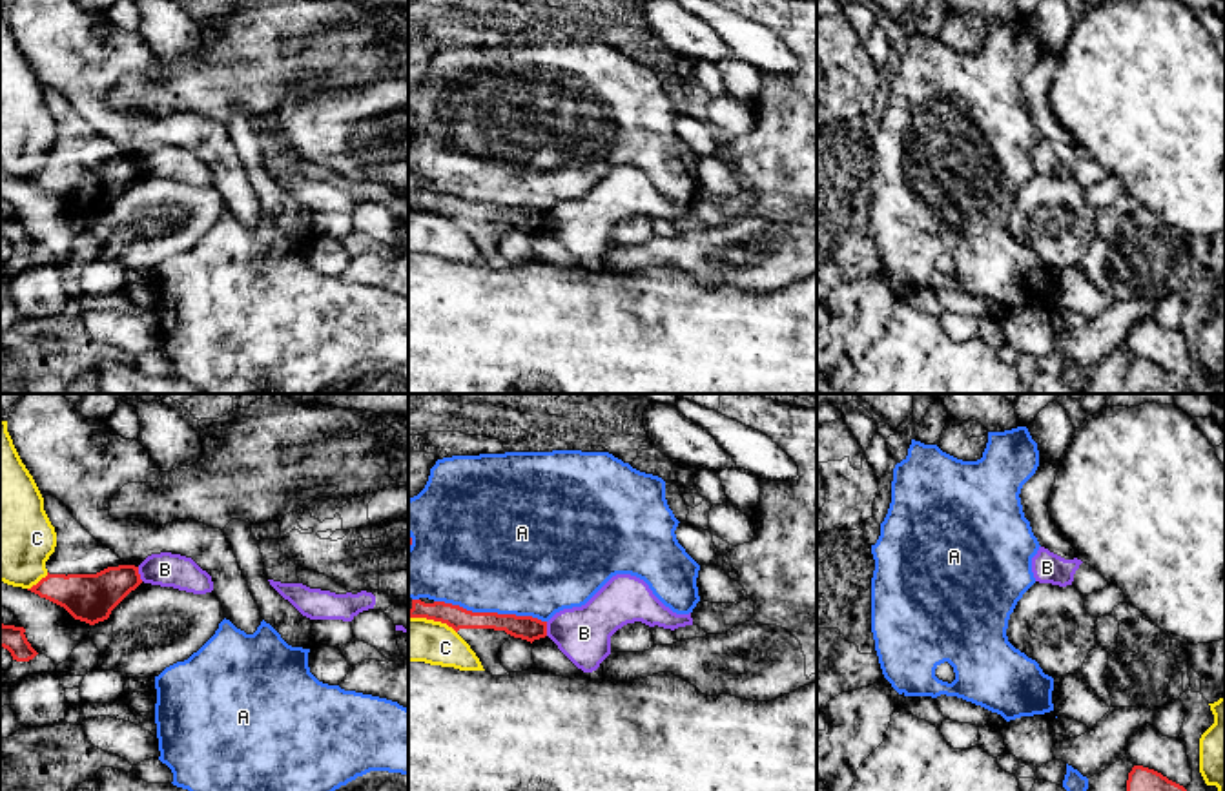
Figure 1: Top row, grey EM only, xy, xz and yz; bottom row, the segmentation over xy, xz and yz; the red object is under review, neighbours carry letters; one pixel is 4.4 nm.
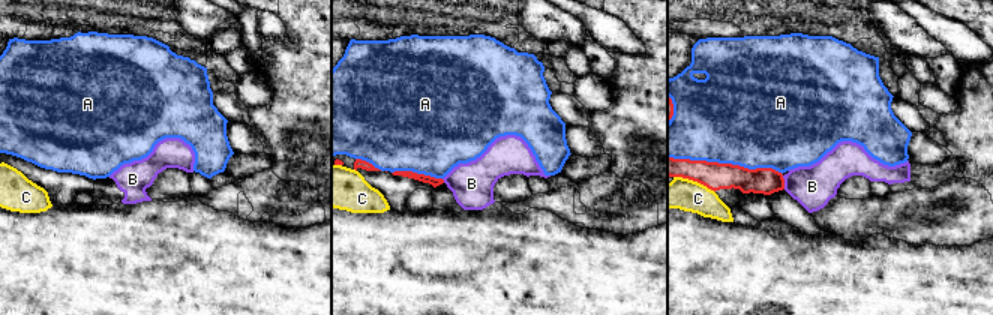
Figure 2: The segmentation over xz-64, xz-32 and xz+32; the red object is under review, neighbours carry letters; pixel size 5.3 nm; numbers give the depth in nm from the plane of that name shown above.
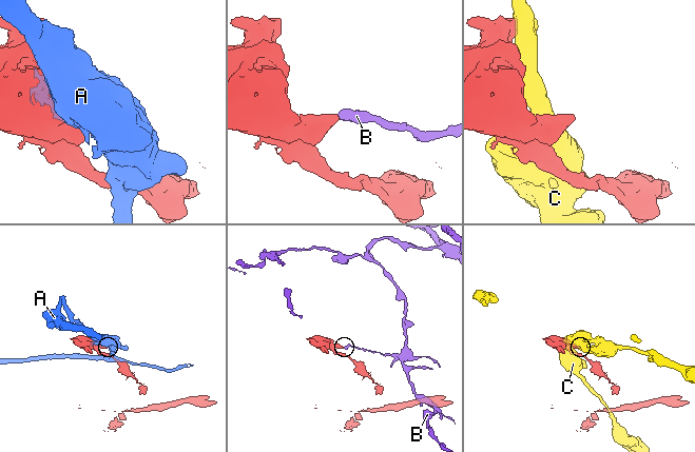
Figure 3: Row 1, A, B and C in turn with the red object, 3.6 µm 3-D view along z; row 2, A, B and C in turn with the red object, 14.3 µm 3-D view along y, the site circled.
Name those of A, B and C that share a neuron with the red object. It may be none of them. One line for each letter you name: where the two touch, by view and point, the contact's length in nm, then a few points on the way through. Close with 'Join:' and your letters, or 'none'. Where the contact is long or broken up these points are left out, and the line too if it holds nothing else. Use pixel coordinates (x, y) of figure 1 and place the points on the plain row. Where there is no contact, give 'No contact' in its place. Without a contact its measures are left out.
Join: none

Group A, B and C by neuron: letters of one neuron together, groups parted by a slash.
A / B / C

